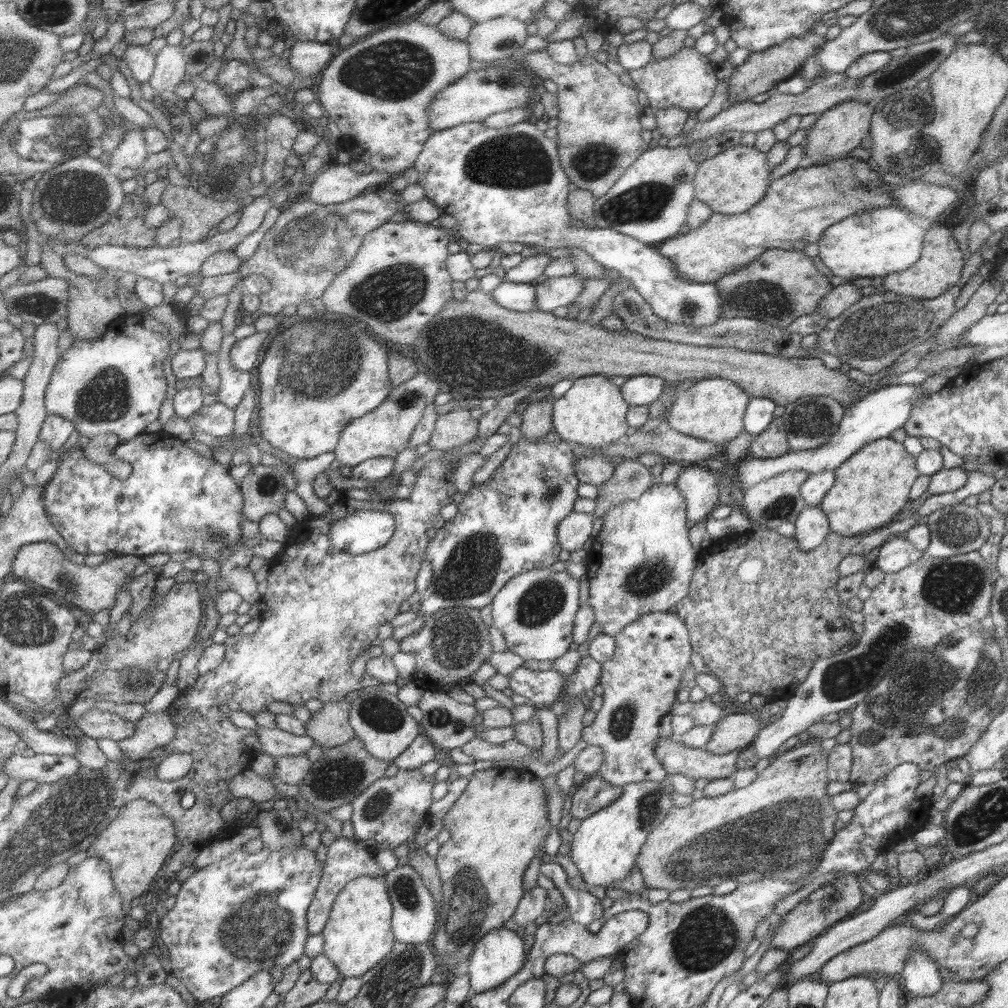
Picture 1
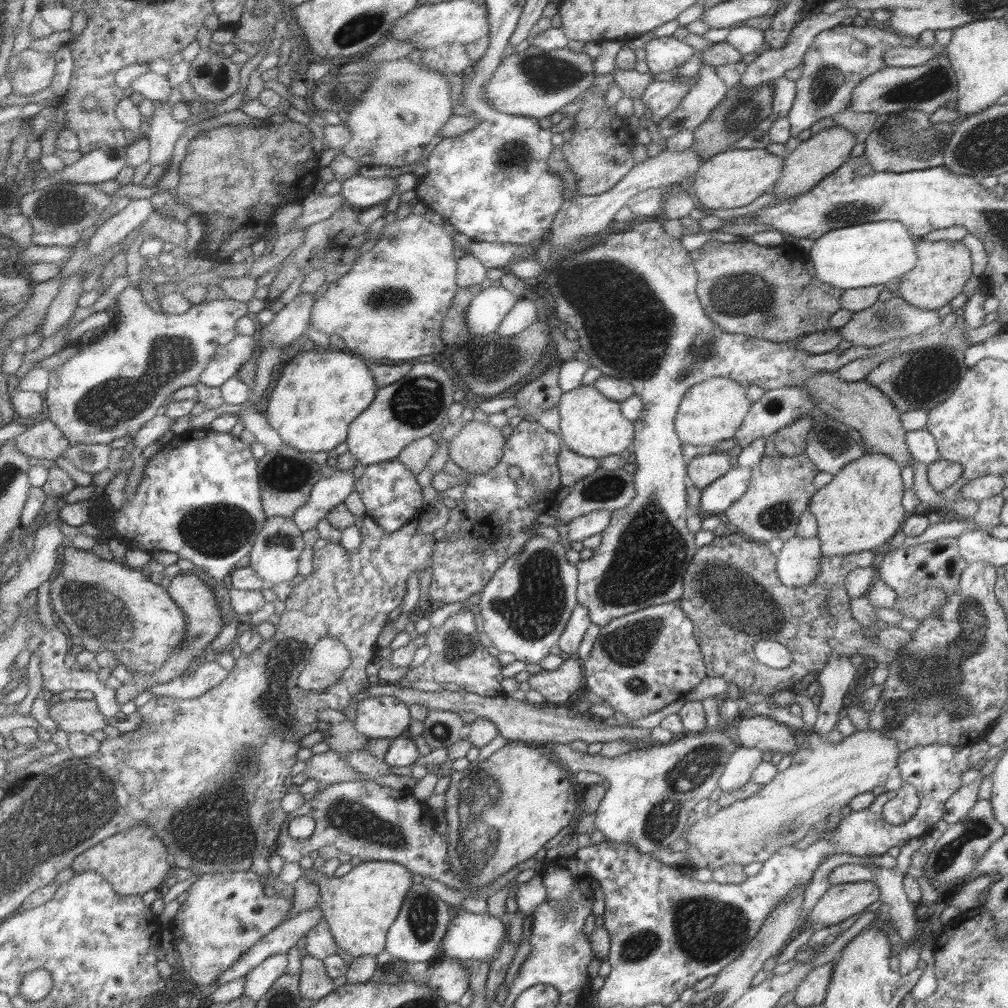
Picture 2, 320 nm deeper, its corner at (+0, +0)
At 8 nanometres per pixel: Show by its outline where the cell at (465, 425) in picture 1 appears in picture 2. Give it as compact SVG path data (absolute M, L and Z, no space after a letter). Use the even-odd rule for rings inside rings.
M471 420L448 440L448 458L470 476L485 474L499 462L505 441L500 429Z

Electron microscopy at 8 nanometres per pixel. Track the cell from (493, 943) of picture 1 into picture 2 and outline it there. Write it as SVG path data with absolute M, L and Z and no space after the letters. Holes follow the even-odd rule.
M461 907L450 918L441 950L444 956L456 960L490 959L503 937L504 926L499 918L487 912L467 912Z

